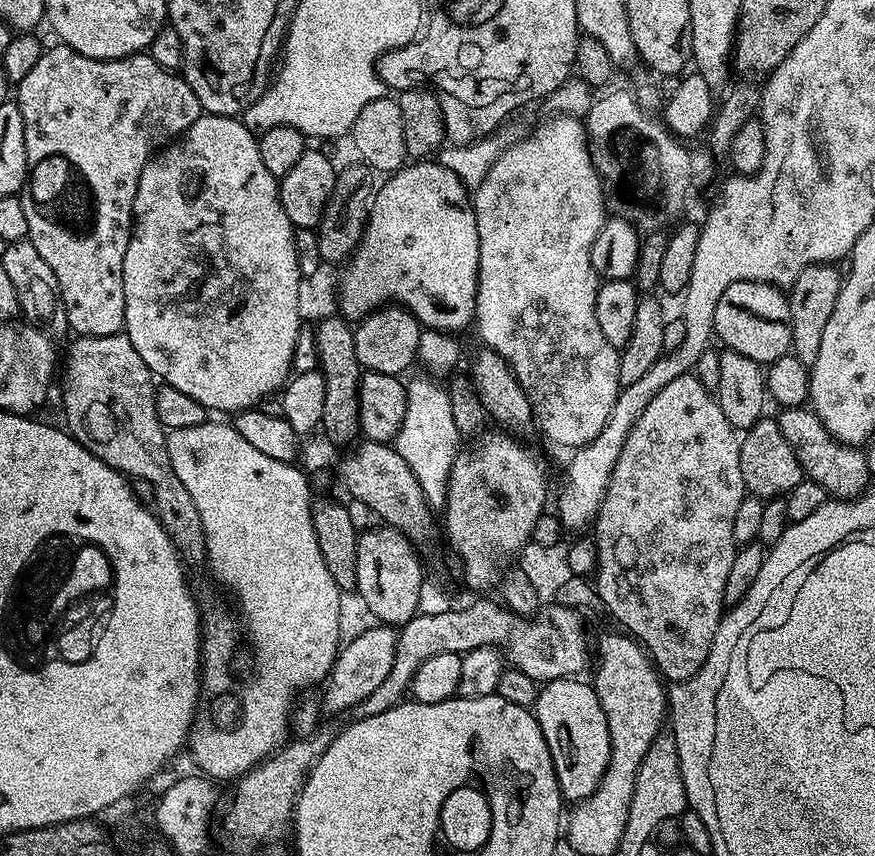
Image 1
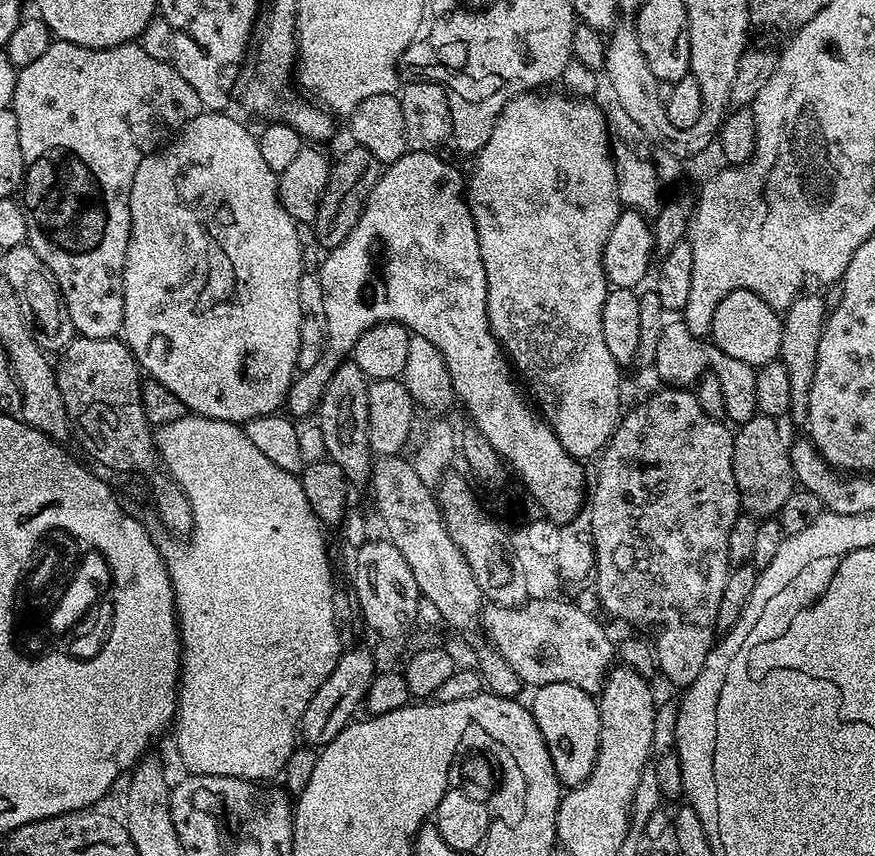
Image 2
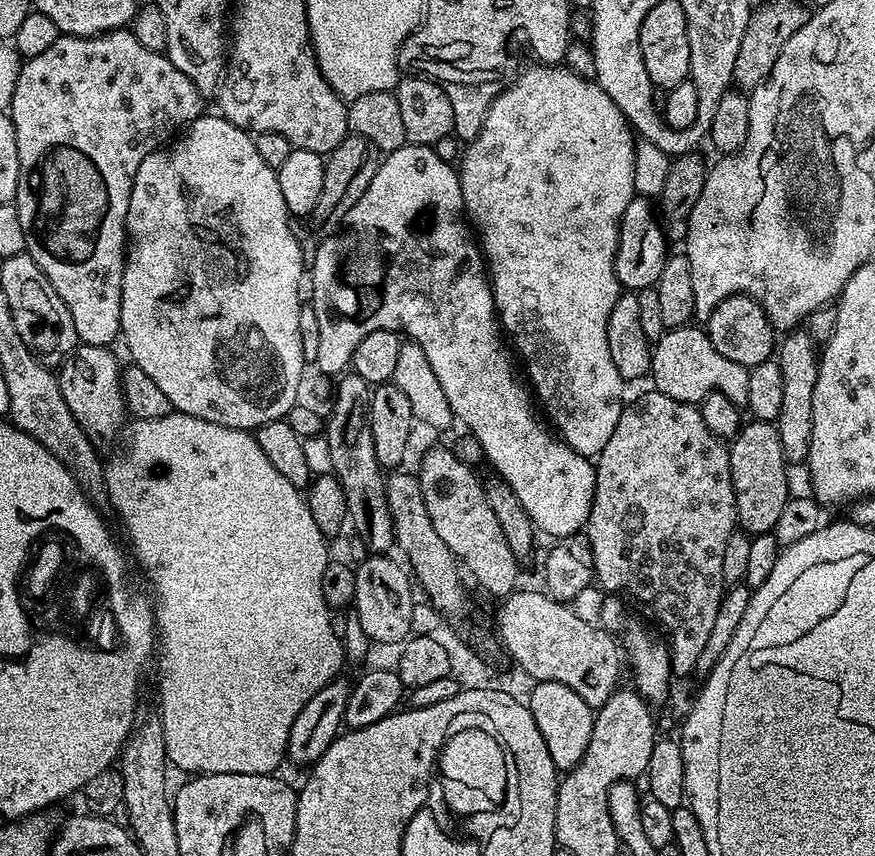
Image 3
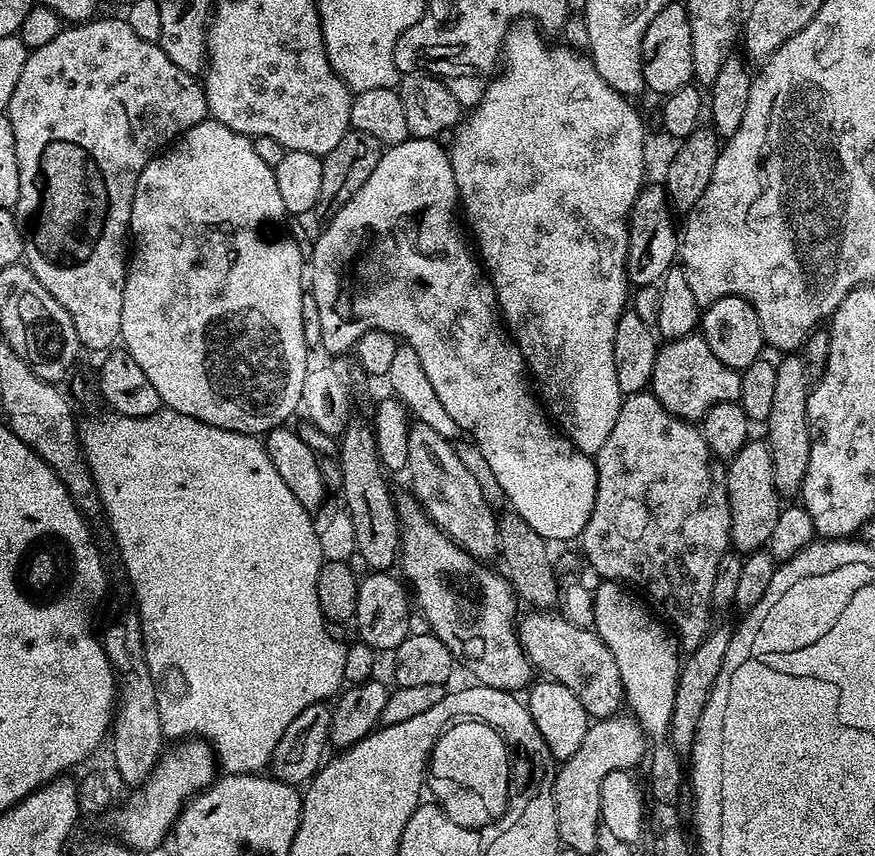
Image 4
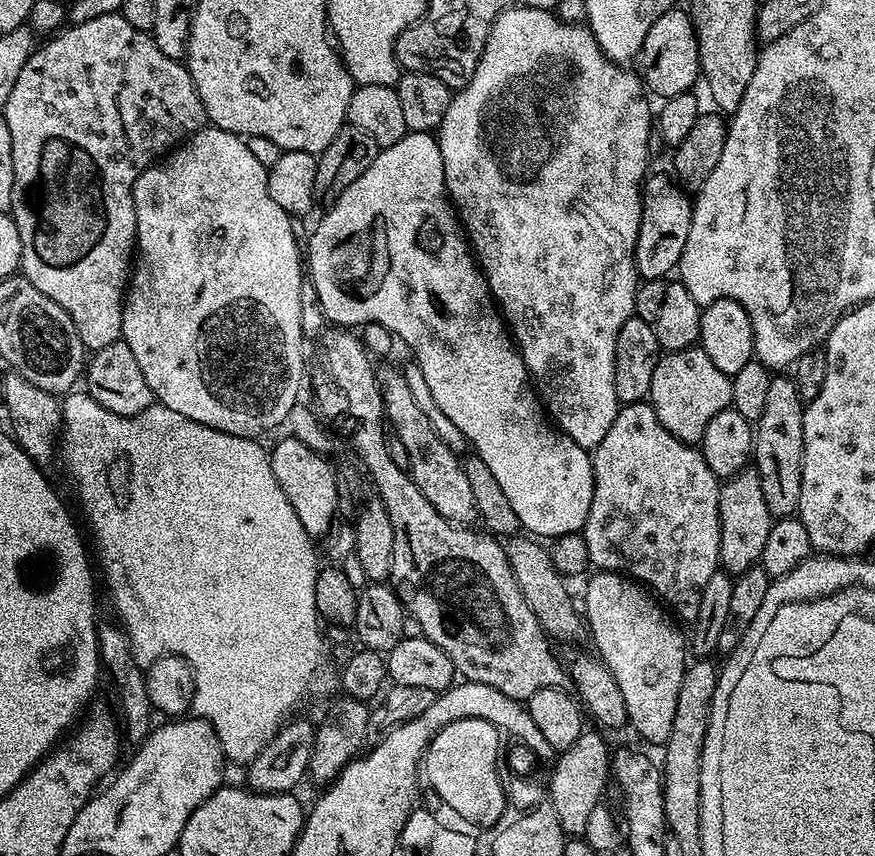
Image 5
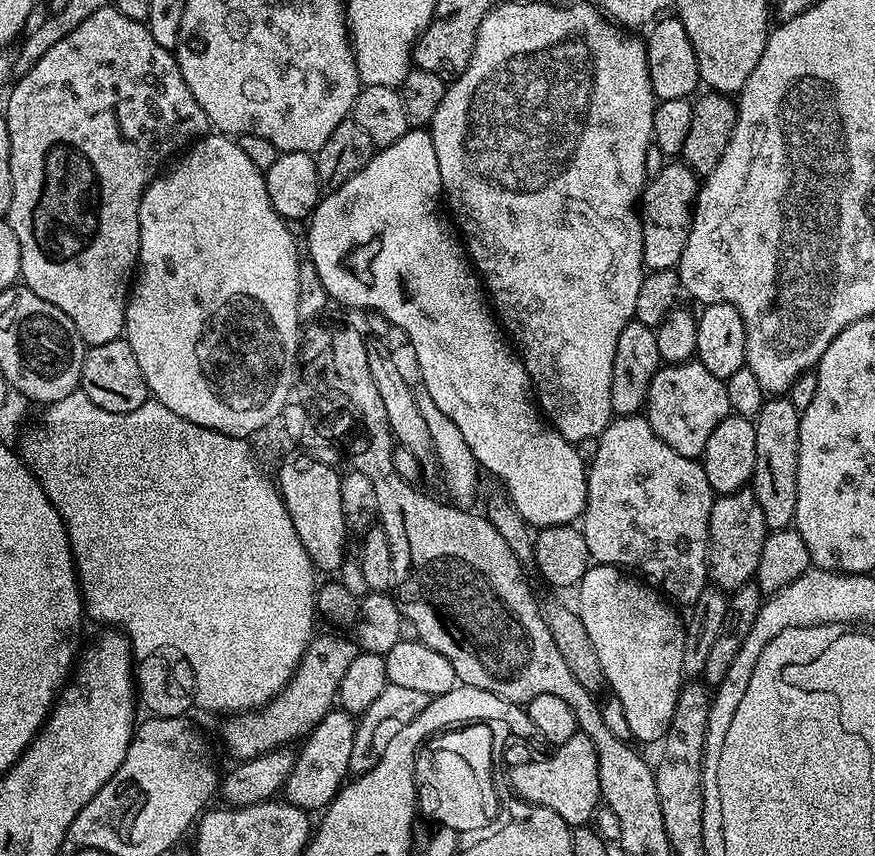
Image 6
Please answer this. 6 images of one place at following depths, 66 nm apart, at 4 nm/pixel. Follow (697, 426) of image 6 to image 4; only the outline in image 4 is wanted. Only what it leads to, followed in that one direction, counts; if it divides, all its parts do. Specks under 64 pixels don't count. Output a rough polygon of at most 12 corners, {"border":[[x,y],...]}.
{"border":[[703,335],[657,347],[650,390],[700,422],[739,401],[740,372]]}

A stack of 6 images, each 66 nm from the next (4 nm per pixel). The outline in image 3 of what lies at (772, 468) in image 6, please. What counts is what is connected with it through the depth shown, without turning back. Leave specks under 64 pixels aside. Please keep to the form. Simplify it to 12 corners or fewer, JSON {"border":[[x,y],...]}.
{"border":[[804,330],[778,348],[785,461],[804,462],[814,430],[818,348]]}

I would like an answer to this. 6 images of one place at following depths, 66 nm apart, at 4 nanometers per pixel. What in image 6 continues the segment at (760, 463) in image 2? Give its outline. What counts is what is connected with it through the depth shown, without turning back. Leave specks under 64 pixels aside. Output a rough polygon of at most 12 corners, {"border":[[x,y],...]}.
{"border":[[751,487],[717,495],[708,575],[753,583],[769,531]]}

